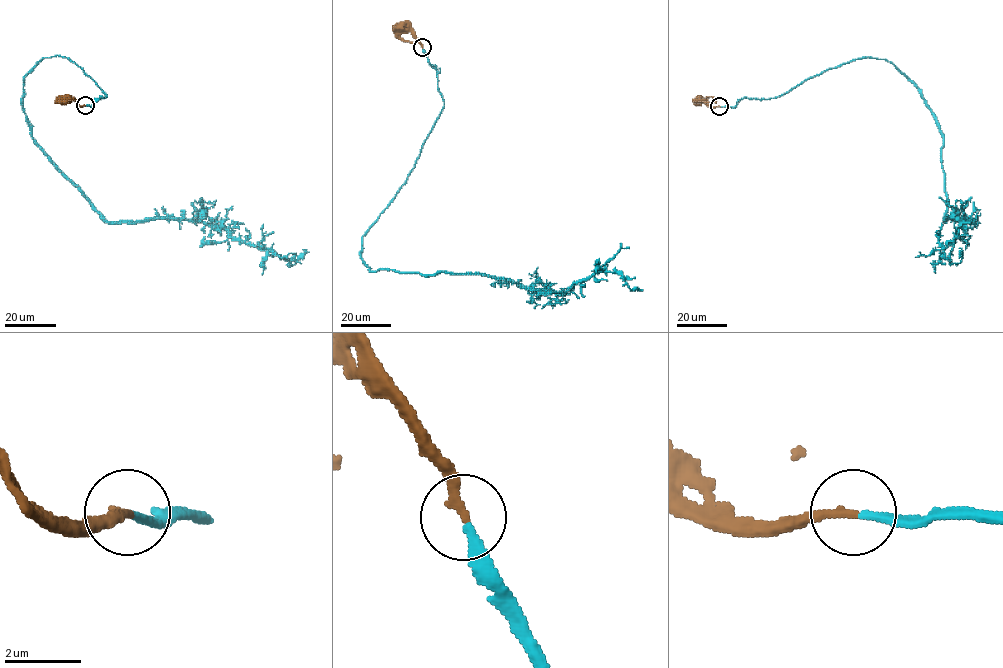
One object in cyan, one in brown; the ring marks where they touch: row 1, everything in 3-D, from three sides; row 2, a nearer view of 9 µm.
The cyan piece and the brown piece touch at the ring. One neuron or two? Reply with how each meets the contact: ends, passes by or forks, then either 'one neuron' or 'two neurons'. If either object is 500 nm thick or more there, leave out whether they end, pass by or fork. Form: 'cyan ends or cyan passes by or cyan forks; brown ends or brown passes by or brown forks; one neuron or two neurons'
cyan ends; brown ends; one neuron

